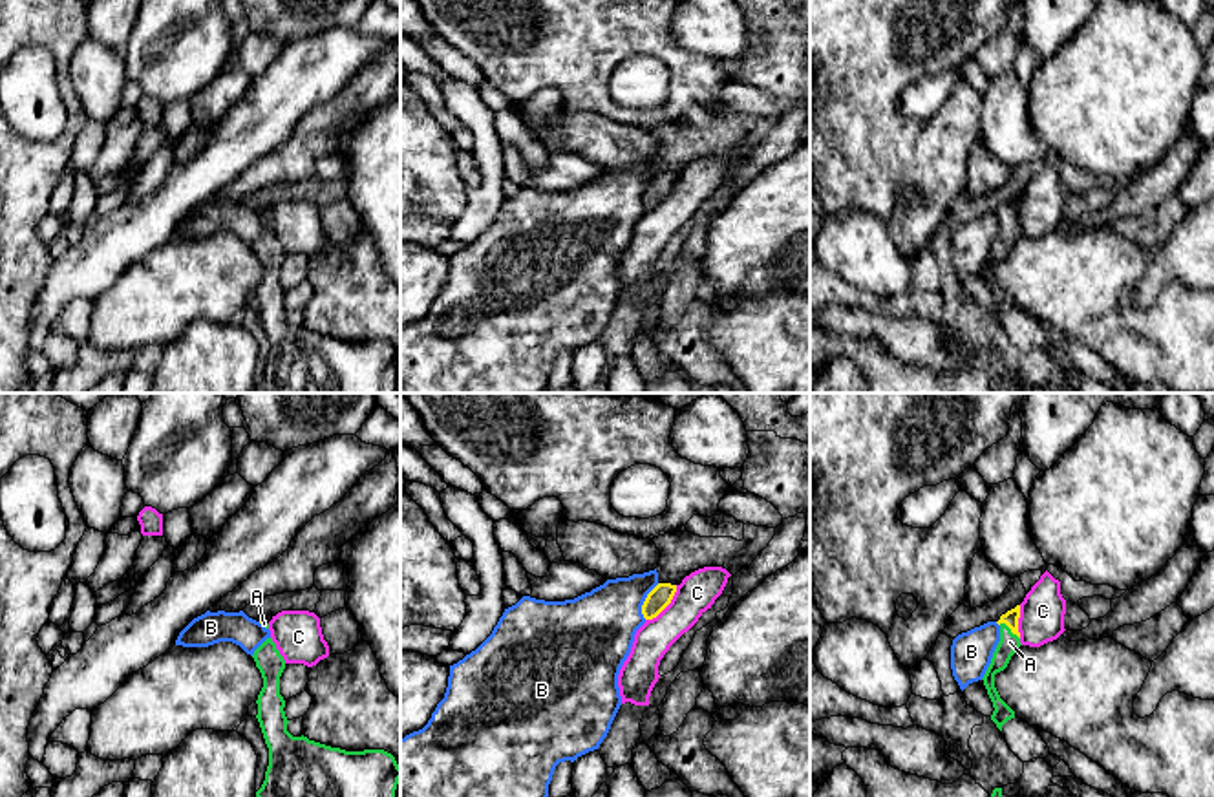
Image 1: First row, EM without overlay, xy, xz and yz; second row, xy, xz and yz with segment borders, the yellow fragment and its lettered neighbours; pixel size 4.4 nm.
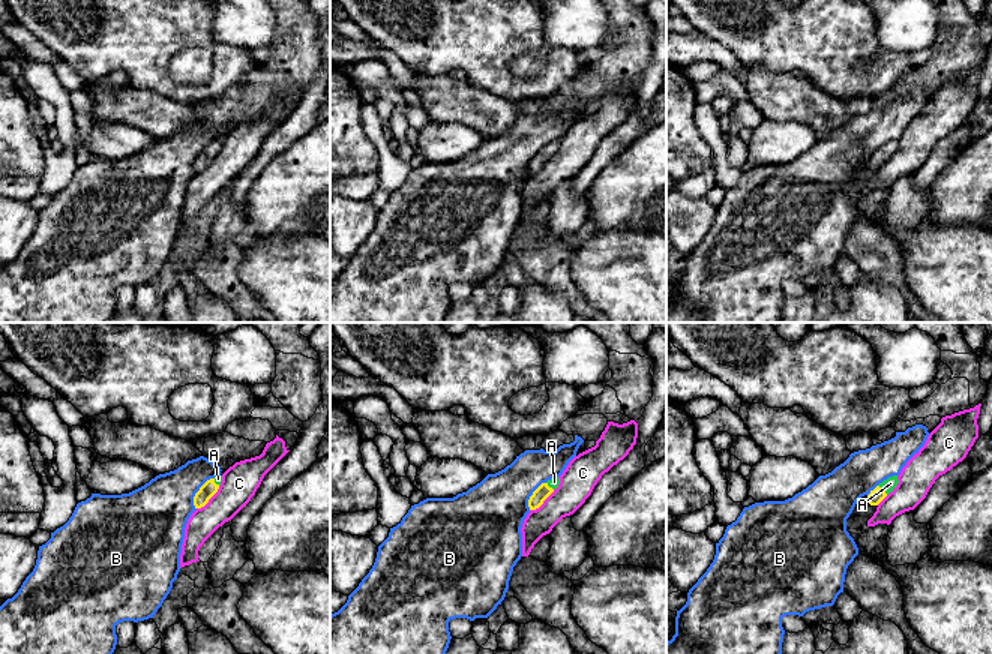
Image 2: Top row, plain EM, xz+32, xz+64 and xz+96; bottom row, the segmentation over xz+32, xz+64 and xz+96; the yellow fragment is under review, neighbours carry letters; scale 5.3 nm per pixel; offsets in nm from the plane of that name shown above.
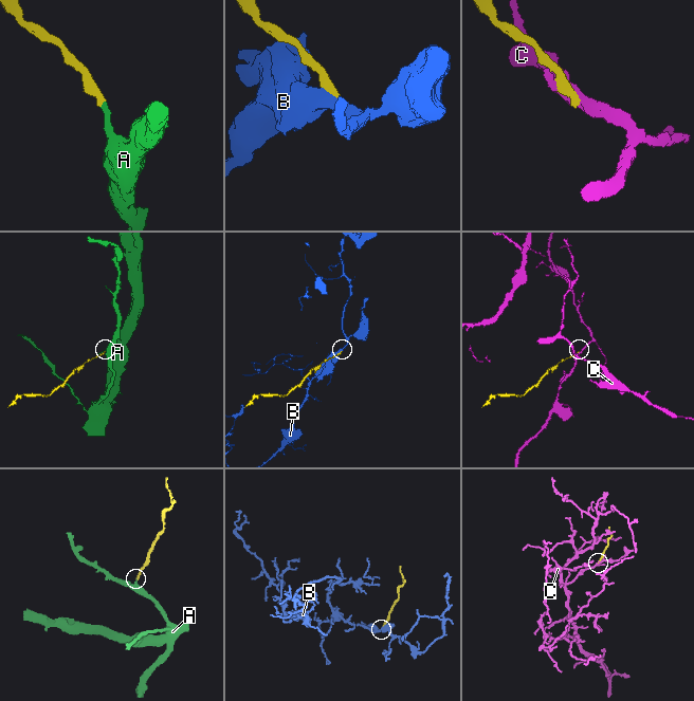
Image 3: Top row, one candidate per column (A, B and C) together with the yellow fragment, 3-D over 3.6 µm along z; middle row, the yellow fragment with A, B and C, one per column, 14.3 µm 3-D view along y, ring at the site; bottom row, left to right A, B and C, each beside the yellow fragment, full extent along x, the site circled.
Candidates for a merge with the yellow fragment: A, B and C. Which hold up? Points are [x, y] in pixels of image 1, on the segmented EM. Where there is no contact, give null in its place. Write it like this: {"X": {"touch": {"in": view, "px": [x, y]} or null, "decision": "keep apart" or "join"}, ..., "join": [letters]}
{"A": {"touch": {"in": "yz", "px": [1010, 627]}, "decision": "join"}, "B": {"touch": {"in": "xz", "px": [644, 602]}, "decision": "keep apart"}, "C": {"touch": {"in": "xz", "px": [666, 605]}, "decision": "keep apart"}, "join": ["A"]}

